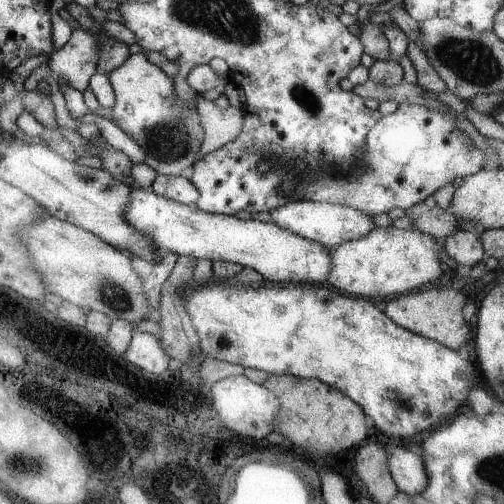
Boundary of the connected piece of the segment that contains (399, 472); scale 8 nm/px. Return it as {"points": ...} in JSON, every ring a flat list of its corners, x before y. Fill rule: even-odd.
{"points":[[404,442,386,448,388,468,399,490,411,498,420,496,428,486,423,458,407,449]]}

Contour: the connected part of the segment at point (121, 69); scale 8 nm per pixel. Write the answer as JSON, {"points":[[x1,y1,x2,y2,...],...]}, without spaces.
{"points":[[145,52,130,55,108,78,115,92,114,124,144,148,147,154,144,164,151,166,158,175,179,177,184,168,197,161,203,145,205,130,197,106,177,101,174,78,150,63]]}

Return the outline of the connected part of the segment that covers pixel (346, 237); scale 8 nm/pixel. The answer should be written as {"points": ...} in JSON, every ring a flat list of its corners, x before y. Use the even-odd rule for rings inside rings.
{"points":[[320,201,292,203,273,211,271,214,274,216,274,224,278,228,318,244,323,244,330,251,339,247,342,243,367,235,376,227,372,215,350,207]]}

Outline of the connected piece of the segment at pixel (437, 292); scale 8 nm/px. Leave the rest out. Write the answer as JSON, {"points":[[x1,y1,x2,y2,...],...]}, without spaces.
{"points":[[428,288,419,291,402,294,400,298,394,298,392,301,388,300,384,314,398,326,435,340,448,348,458,351,462,346,466,346,472,338,472,330,463,313,466,297,452,288]]}

